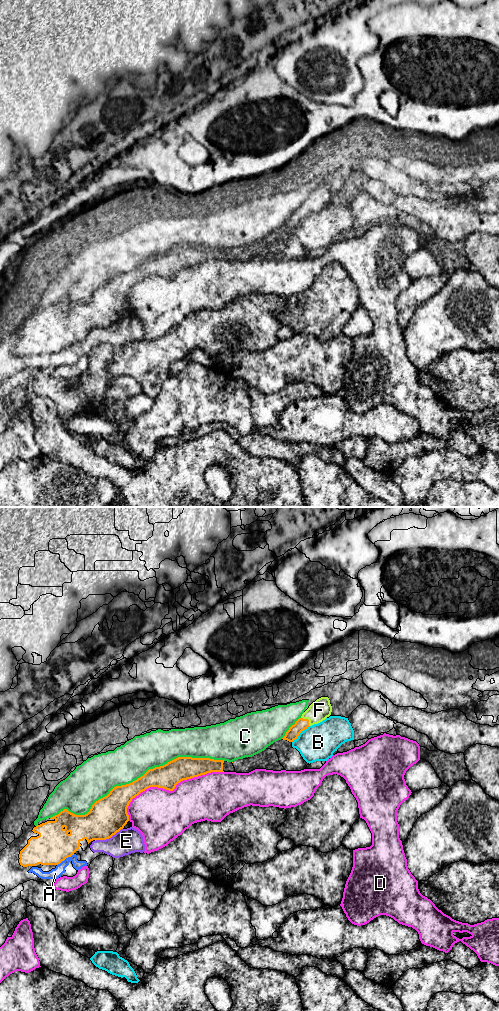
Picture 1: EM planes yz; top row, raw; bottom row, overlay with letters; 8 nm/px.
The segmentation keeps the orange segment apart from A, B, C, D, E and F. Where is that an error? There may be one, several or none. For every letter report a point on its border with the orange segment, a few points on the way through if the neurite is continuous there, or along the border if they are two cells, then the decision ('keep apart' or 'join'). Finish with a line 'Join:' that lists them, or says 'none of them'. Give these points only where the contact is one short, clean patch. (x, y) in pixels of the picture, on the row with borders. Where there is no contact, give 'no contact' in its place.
A: meets orange in yz at (65, 858); keep apart
B: meets orange in yz at (300, 732); border along yz (309, 726), (292, 742); keep apart
C: meets orange in yz at (137, 779); keep apart
D: meets orange in yz at (167, 789); keep apart
E: meets orange in yz at (108, 838); keep apart
F: meets orange in yz at (307, 719); runs through yz (301, 724), (307, 719), (319, 710); join
Join: F

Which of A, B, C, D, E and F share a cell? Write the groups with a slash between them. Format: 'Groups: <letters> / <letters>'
Groups: A E / B / C / D / F

